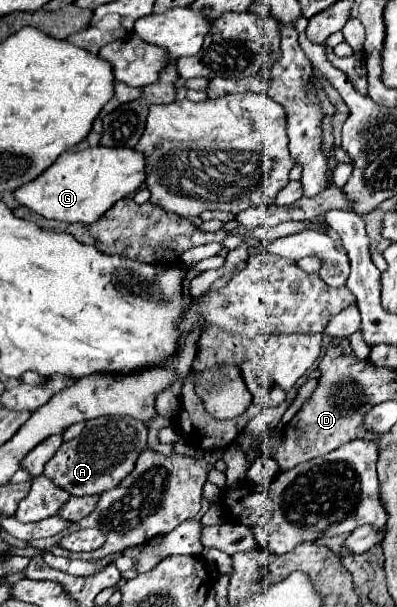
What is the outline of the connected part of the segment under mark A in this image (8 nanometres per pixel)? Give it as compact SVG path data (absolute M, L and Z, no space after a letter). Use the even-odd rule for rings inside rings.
M127 415L89 419L83 433L63 443L45 465L45 475L71 495L101 495L113 489L135 467L137 457L147 449L147 425Z

